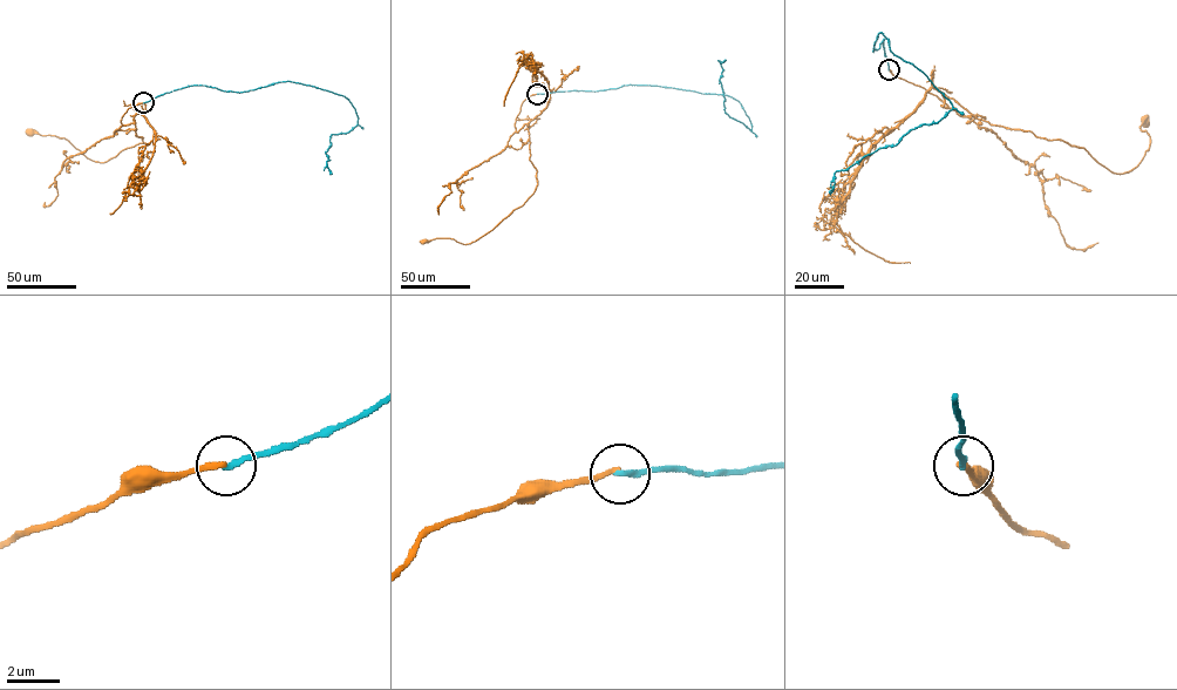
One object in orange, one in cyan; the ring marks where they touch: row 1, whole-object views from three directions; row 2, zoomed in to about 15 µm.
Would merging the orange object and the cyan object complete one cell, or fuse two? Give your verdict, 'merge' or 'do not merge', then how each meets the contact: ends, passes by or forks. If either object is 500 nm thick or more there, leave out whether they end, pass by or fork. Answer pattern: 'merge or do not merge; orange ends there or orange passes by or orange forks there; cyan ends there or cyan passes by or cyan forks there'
do not merge; orange ends there; cyan ends there

